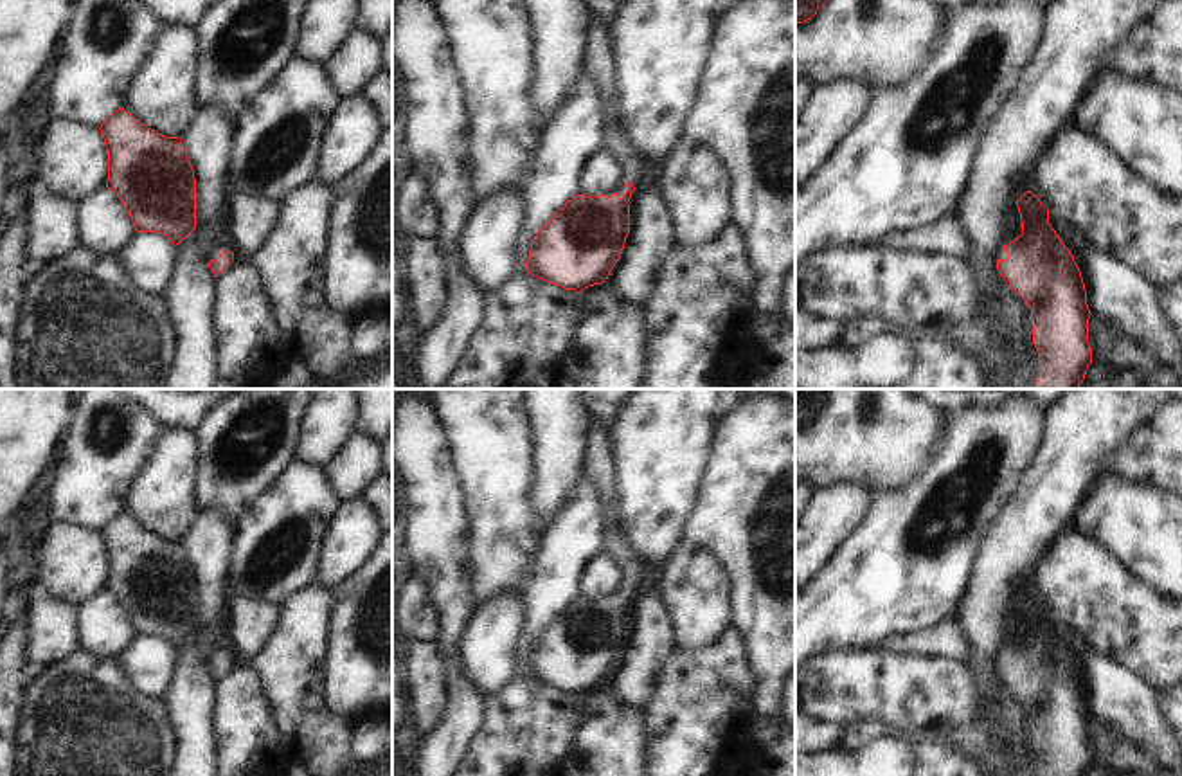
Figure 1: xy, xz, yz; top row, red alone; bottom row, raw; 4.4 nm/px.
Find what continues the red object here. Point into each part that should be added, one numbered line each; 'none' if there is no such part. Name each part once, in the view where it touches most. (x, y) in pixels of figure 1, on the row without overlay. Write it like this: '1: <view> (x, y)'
1: xz (598, 470)

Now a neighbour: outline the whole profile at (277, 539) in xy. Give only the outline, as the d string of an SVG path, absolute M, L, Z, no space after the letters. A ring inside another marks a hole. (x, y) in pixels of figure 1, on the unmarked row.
M291 461L273 481L248 502L234 520L234 549L227 573L230 596L268 601L277 607L315 580L320 547L338 501L327 484L324 468Z

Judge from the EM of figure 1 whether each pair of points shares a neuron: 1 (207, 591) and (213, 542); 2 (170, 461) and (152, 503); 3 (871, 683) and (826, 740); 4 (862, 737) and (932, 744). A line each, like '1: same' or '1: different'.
1: same
2: same
3: different
4: same

